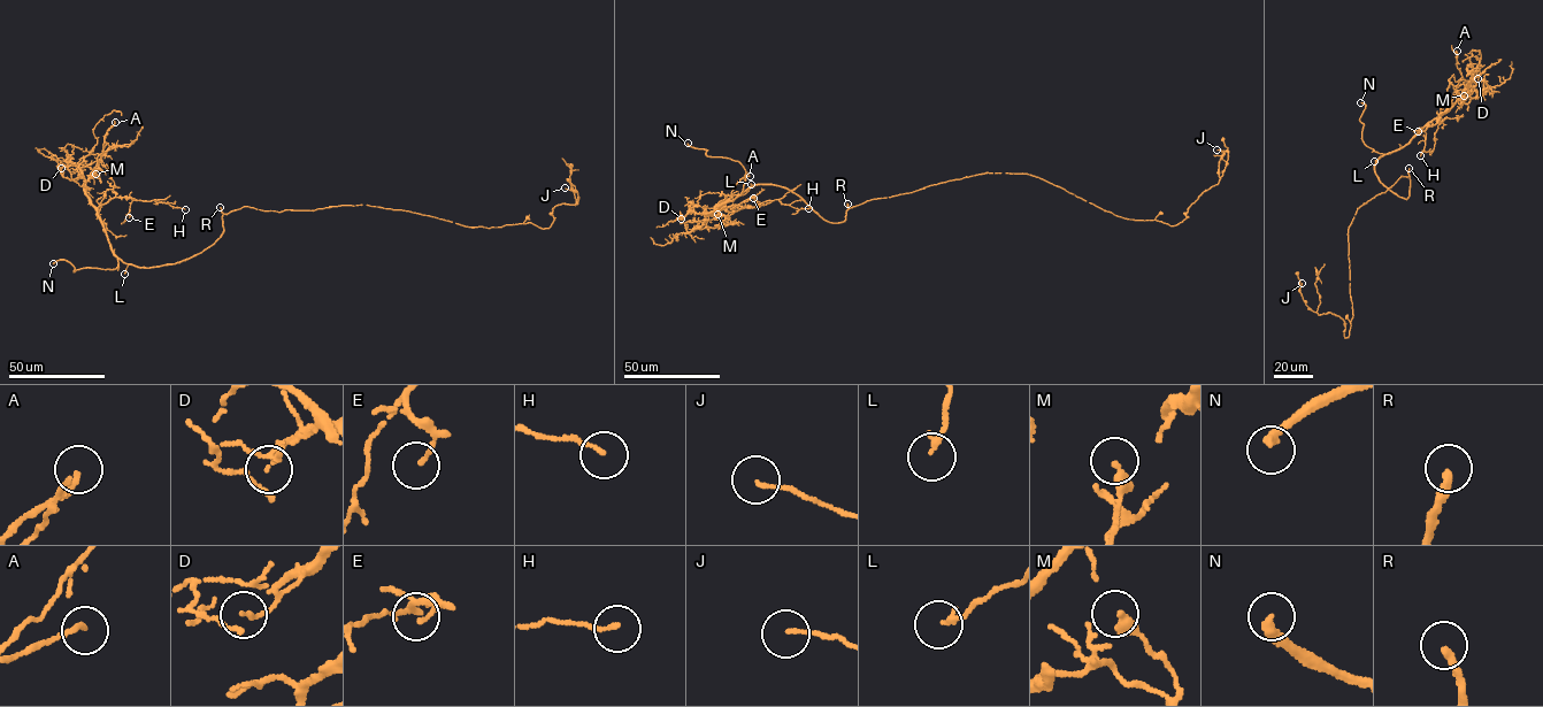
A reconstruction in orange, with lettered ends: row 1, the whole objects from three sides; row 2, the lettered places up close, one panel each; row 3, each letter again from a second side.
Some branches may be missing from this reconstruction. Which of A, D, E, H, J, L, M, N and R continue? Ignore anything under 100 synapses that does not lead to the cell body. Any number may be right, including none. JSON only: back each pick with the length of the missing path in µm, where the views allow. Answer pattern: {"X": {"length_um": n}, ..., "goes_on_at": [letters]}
{"N": {"length_um": 25}, "R": {"length_um": 140}, "goes_on_at": ["N", "R"]}

